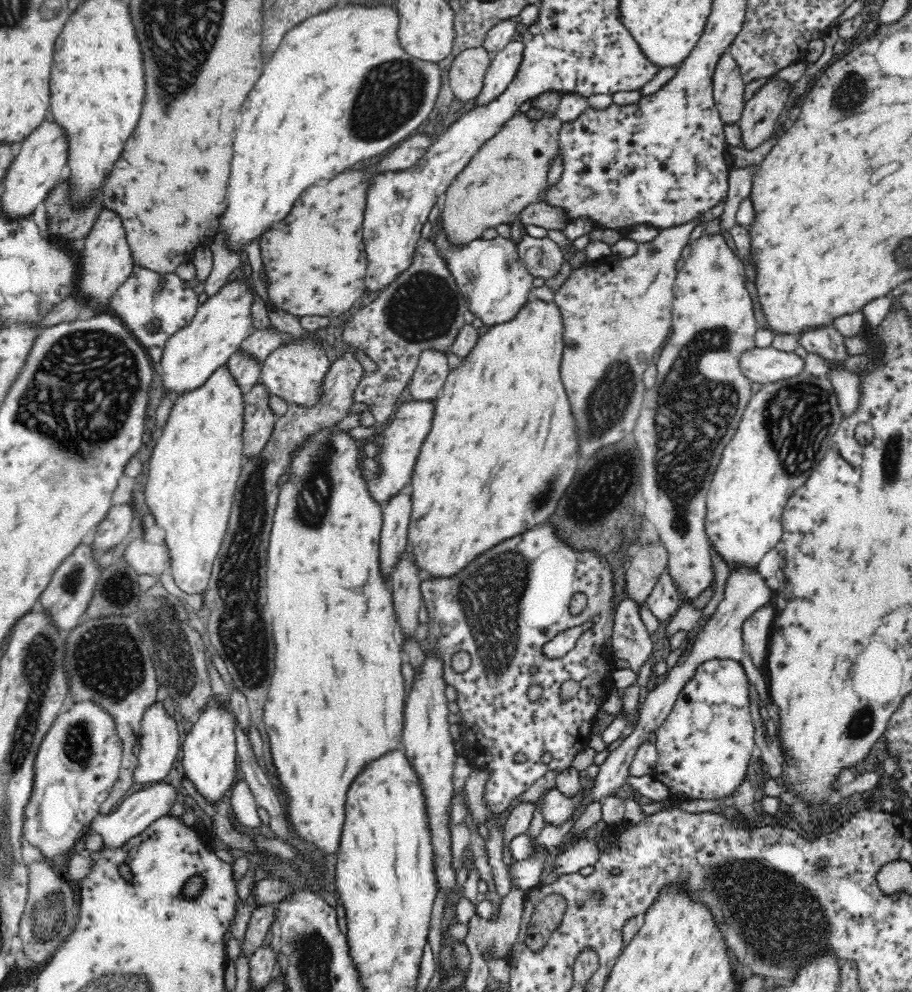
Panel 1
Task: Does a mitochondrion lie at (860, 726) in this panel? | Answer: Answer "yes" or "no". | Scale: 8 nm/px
yes

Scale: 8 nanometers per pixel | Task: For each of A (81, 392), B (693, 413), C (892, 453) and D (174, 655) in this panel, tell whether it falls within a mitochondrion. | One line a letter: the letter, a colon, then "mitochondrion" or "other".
A: mitochondrion
B: mitochondrion
C: mitochondrion
D: mitochondrion

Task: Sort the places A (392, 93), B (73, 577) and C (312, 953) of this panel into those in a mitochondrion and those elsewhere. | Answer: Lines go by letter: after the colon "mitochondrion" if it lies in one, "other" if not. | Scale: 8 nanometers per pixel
A: mitochondrion
B: mitochondrion
C: mitochondrion

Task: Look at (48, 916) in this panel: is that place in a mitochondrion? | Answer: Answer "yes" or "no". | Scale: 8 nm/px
yes

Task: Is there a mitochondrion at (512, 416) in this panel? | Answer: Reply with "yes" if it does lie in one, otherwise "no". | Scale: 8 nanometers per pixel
no

